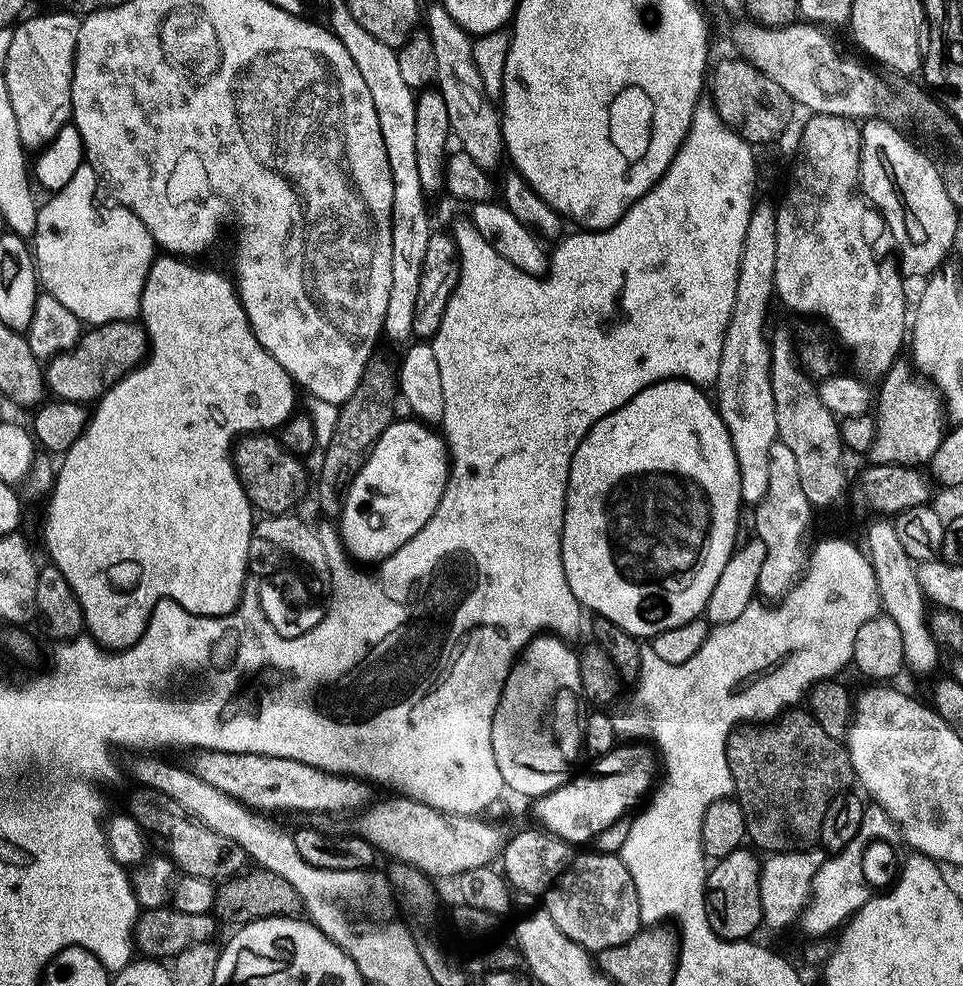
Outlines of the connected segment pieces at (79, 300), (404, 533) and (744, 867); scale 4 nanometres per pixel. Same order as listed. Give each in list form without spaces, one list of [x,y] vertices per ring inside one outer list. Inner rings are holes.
[[[90,166],[81,168],[78,174],[74,174],[74,178],[70,178],[70,182],[61,190],[51,197],[52,200],[48,205],[43,205],[38,214],[38,226],[34,237],[34,259],[38,265],[38,279],[46,289],[47,295],[58,298],[58,302],[62,302],[62,306],[66,306],[66,310],[70,310],[70,314],[78,317],[81,324],[85,326],[99,326],[101,324],[113,324],[119,320],[135,321],[141,315],[140,307],[144,301],[144,287],[148,281],[148,275],[152,269],[152,265],[158,259],[158,245],[156,239],[150,234],[150,230],[146,230],[146,226],[139,218],[123,206],[111,206],[112,208],[100,208],[100,204],[96,201],[96,195],[102,192],[102,181],[96,172]]]
[[[415,418],[407,419],[397,419],[384,431],[376,447],[368,453],[367,462],[344,497],[344,509],[338,521],[340,536],[344,539],[349,554],[356,560],[365,560],[372,564],[368,566],[379,565],[398,550],[402,550],[402,546],[406,546],[406,542],[410,542],[410,538],[417,536],[426,522],[434,518],[434,510],[438,510],[446,494],[450,453],[443,435]]]
[[[744,846],[737,849],[736,852],[719,861],[708,874],[708,886],[704,897],[706,914],[714,934],[718,934],[721,940],[751,941],[755,937],[752,935],[764,924],[760,889],[762,860],[755,851],[752,853],[747,850],[748,848]]]

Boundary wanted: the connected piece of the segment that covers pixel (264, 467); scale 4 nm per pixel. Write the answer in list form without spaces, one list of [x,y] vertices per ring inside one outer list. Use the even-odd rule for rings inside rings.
[[[253,434],[243,437],[234,449],[236,473],[250,498],[253,509],[265,517],[282,516],[293,511],[304,492],[308,476],[304,473],[301,457],[285,452],[275,435]],[[276,439],[276,440],[275,440]]]

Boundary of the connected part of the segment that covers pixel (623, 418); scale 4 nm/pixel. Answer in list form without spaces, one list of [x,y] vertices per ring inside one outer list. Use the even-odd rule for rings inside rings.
[[[673,378],[661,380],[660,383],[646,388],[644,392],[634,396],[632,401],[622,410],[602,418],[590,430],[590,434],[578,446],[571,466],[568,467],[568,500],[564,504],[564,533],[562,534],[562,562],[566,570],[566,582],[570,582],[570,590],[580,603],[581,609],[588,608],[601,620],[614,622],[614,626],[622,626],[630,635],[648,642],[653,638],[666,634],[666,630],[678,630],[678,626],[686,626],[690,622],[701,619],[707,613],[708,603],[714,594],[714,586],[718,586],[718,578],[722,578],[722,570],[730,562],[732,553],[737,551],[740,536],[740,514],[742,511],[742,478],[738,458],[734,454],[732,439],[724,420],[720,417],[717,405],[703,396],[697,385],[686,380]]]

